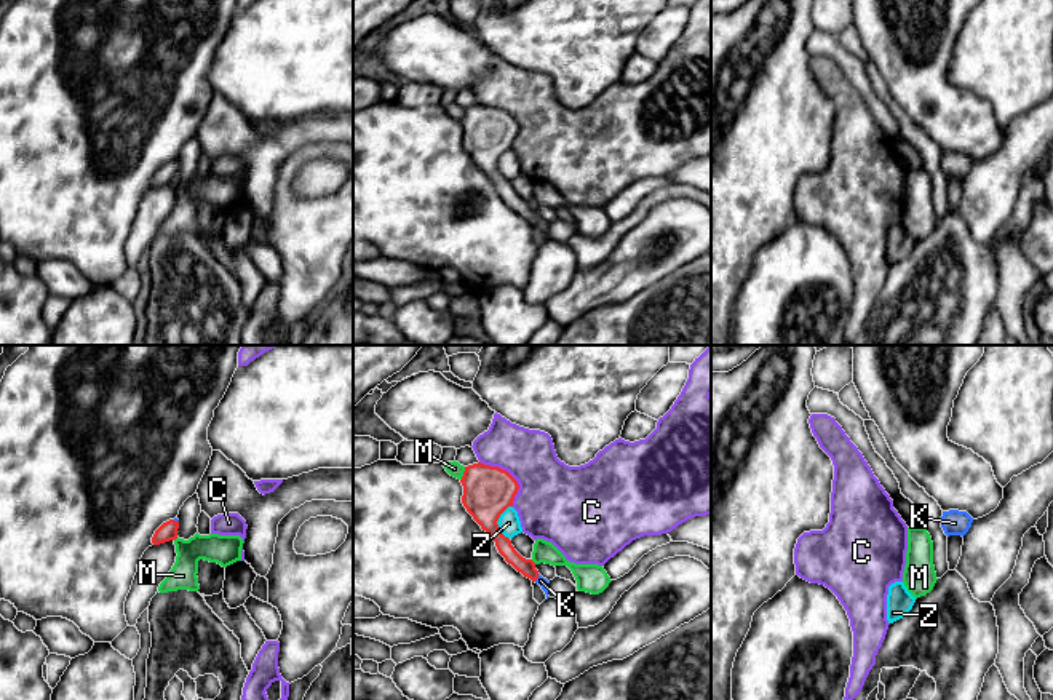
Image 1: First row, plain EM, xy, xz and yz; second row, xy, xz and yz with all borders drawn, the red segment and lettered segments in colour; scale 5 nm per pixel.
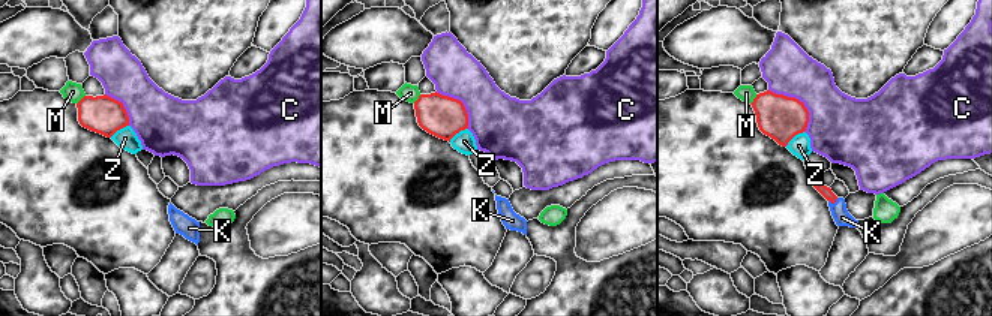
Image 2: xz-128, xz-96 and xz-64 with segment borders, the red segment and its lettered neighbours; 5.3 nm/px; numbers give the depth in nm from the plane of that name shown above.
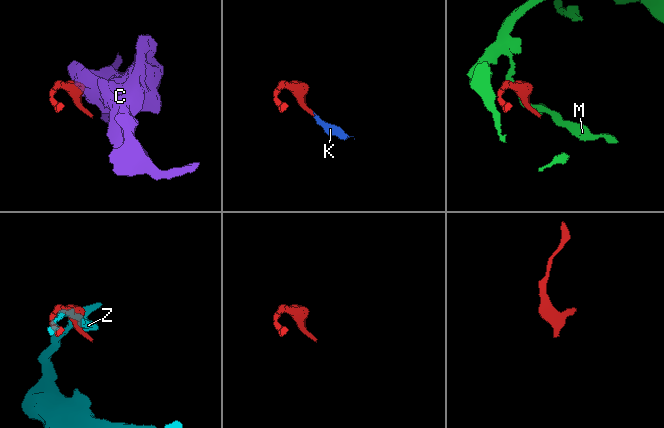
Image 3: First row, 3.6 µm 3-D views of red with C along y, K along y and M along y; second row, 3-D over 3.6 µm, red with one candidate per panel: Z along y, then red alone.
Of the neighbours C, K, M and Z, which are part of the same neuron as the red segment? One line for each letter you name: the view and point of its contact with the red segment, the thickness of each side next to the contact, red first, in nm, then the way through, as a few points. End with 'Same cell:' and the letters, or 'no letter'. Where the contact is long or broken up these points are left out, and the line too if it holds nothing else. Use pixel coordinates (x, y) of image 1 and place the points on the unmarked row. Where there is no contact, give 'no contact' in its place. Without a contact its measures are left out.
K: xz (537, 219) | 80/50 nm | across xz (504, 186), (537, 219), (540, 222)
Same cell: K

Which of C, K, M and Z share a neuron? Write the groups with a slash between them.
C / K / M / Z

